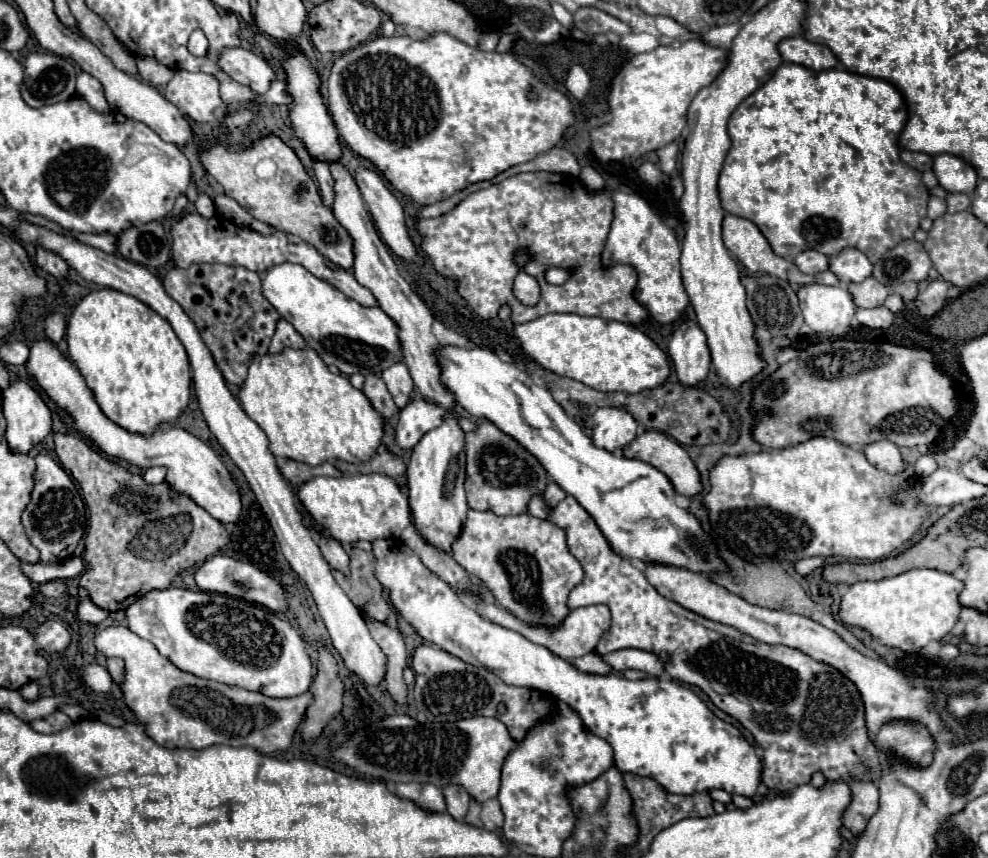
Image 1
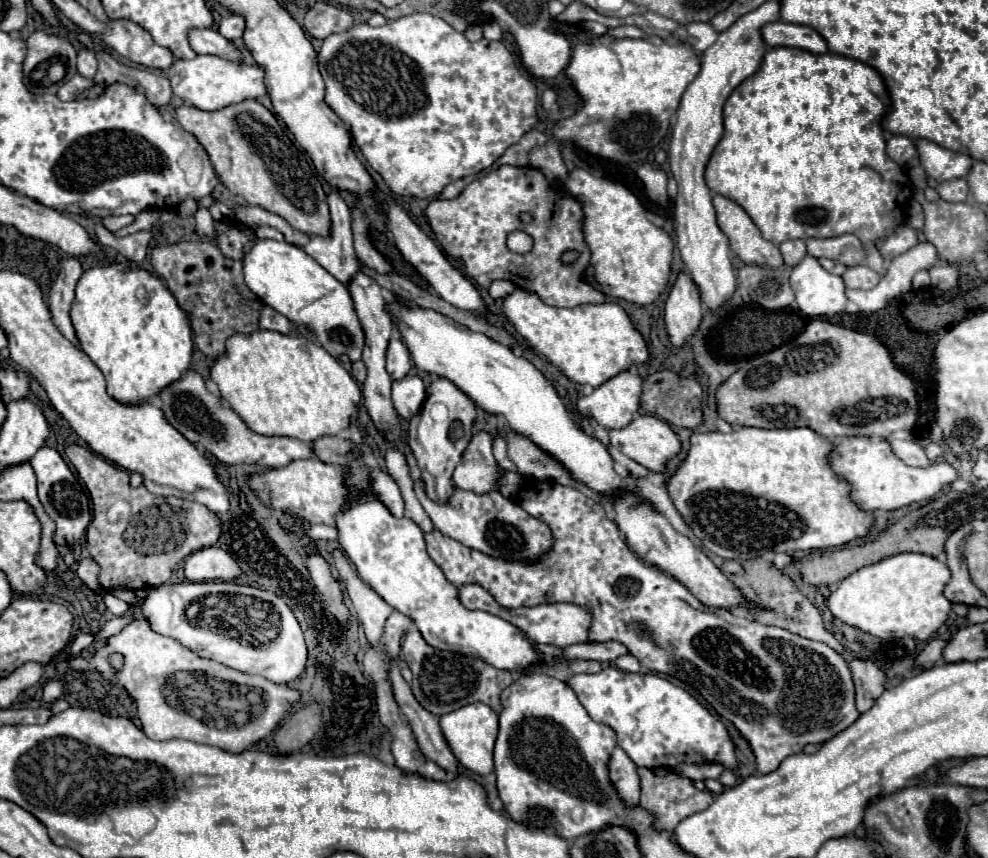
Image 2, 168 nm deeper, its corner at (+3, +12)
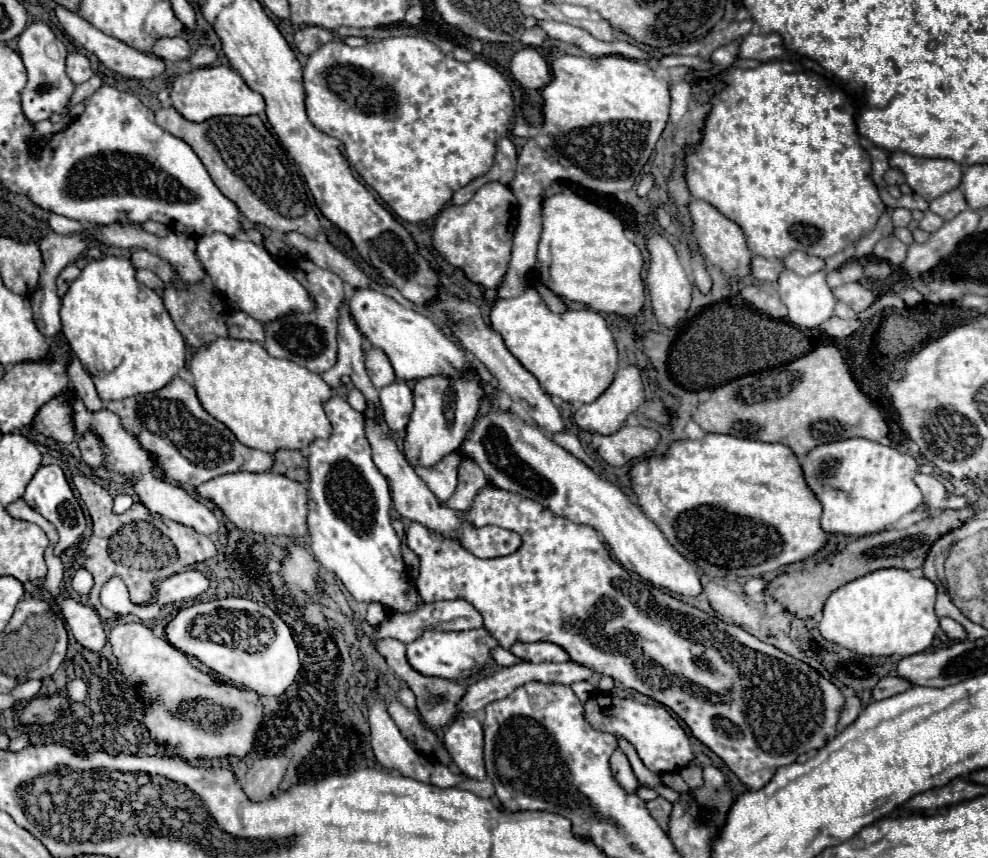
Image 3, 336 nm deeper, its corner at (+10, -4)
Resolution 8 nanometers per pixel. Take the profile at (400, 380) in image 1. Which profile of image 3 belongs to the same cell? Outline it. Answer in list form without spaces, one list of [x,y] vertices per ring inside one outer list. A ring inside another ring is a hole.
[[[374,346],[364,348],[364,364],[366,364],[368,376],[376,388],[384,388],[396,380],[390,360],[378,348],[374,348]]]

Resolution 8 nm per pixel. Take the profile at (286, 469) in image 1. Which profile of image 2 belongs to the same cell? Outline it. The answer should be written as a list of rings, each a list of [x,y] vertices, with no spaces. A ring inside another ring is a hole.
[[[189,370],[183,378],[179,378],[175,384],[163,388],[159,394],[163,400],[163,412],[167,420],[195,446],[205,448],[211,452],[217,460],[225,464],[259,464],[269,468],[283,468],[293,460],[311,458],[313,450],[309,444],[301,440],[291,440],[285,436],[259,436],[253,430],[247,428],[247,424],[221,402],[221,398],[207,392],[205,382],[201,374],[195,370]]]

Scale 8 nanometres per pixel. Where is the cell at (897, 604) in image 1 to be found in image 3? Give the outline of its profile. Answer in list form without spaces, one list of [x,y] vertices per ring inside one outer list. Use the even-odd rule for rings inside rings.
[[[888,568],[852,580],[830,594],[820,620],[820,634],[862,656],[910,656],[926,650],[938,630],[934,614],[936,586],[908,570]]]

